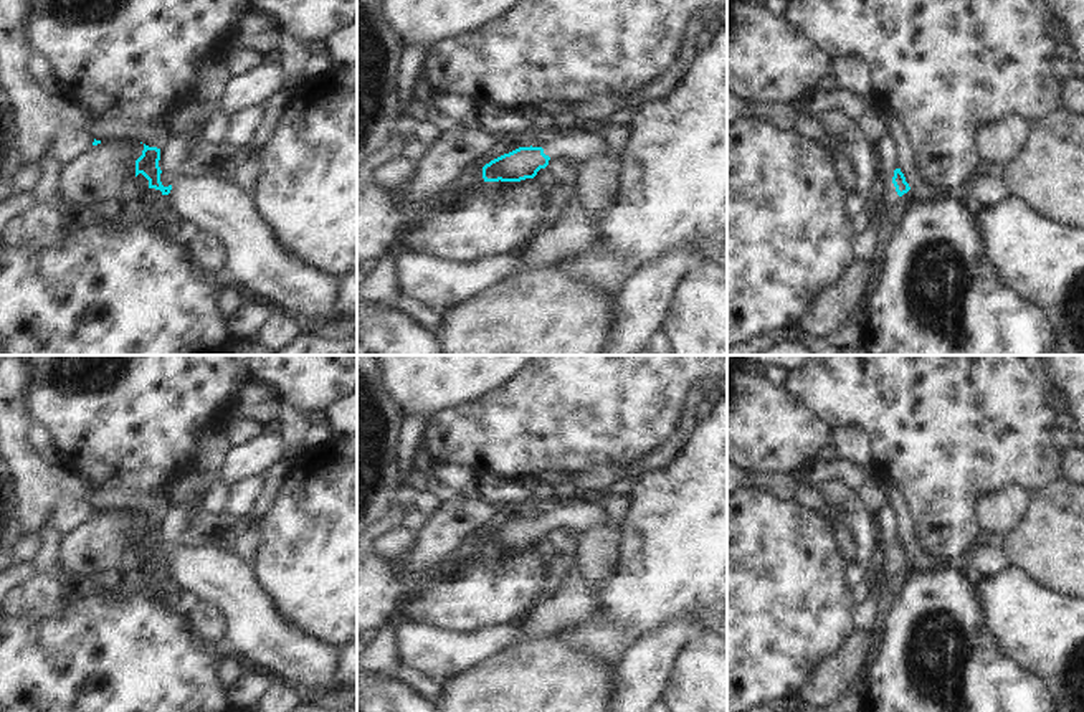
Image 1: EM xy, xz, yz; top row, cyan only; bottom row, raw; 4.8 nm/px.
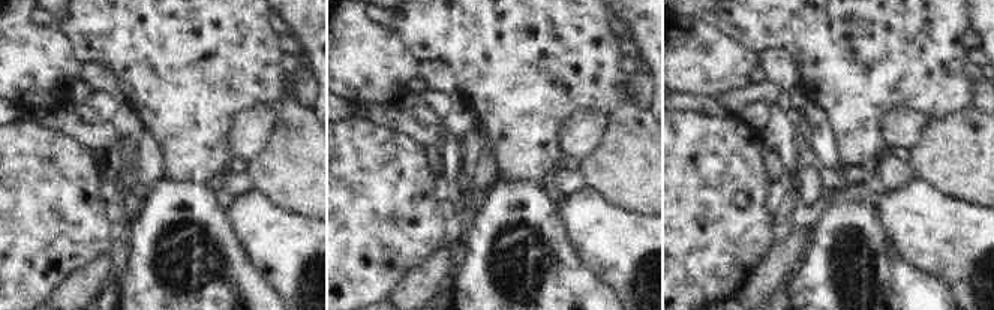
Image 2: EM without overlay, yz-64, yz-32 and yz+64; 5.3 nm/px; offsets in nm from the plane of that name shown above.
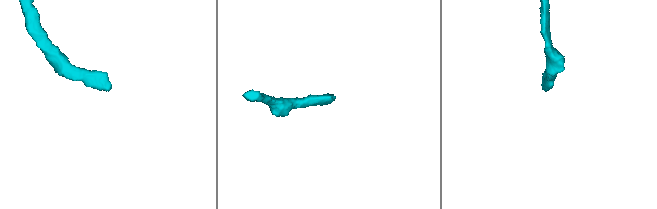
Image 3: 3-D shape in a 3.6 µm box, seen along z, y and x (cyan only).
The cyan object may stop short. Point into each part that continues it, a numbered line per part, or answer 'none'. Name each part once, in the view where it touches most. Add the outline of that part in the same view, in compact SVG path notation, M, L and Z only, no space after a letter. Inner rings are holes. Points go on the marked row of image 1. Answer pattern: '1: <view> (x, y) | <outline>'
1: yz (888, 197) | M892 178L884 188L877 190L877 200L874 203L876 211L889 210L894 205L901 203L902 197L897 195Z

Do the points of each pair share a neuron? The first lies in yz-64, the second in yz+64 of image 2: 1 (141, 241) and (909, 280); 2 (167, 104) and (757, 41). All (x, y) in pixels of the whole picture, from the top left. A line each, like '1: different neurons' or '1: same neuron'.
1: same neuron
2: same neuron

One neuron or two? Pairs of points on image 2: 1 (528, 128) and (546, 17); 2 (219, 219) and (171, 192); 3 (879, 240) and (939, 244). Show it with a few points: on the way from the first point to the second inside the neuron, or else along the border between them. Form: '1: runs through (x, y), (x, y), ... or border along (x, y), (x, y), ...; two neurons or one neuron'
1: runs through (528, 101), (528, 47), (531, 44); one neuron
2: runs through (207, 217), (183, 198); one neuron
3: border along (879, 208), (892, 246), (907, 262), (916, 267); two neurons

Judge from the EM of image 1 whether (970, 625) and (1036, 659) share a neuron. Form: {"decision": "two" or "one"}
{"decision": "two"}

